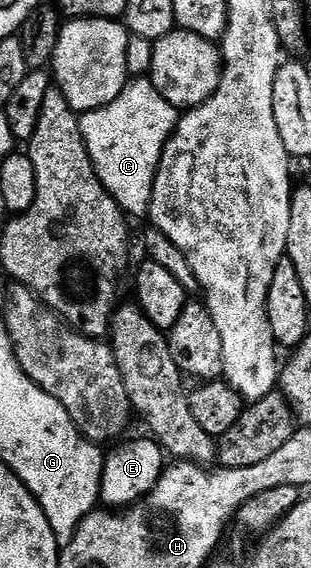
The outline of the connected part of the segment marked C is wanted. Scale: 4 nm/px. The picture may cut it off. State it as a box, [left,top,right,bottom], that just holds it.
[80,78,180,217]

